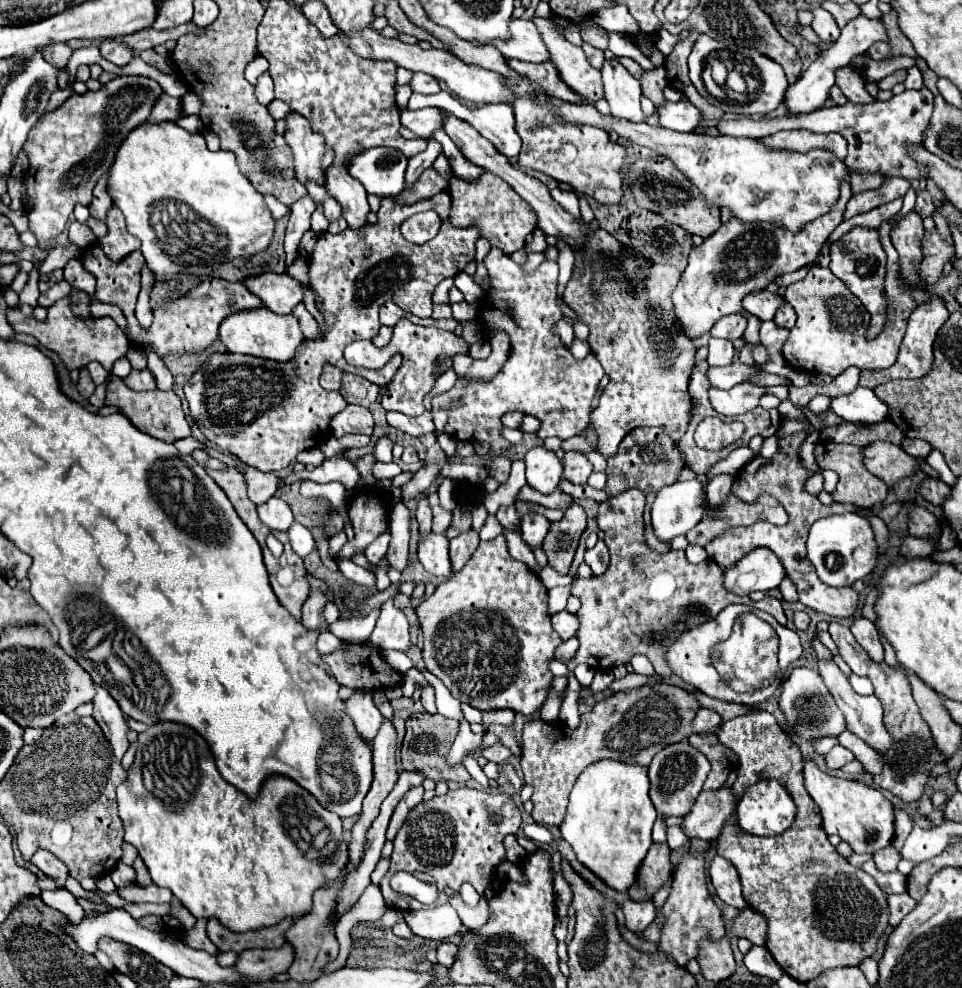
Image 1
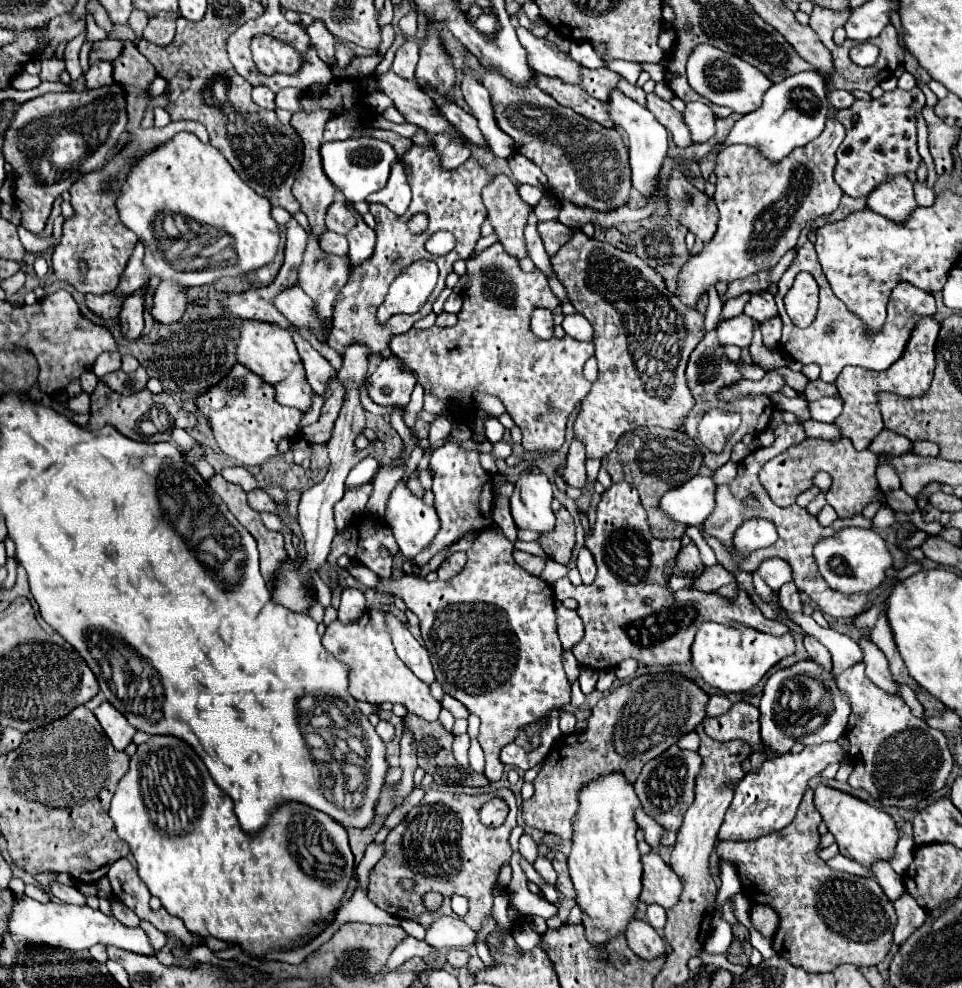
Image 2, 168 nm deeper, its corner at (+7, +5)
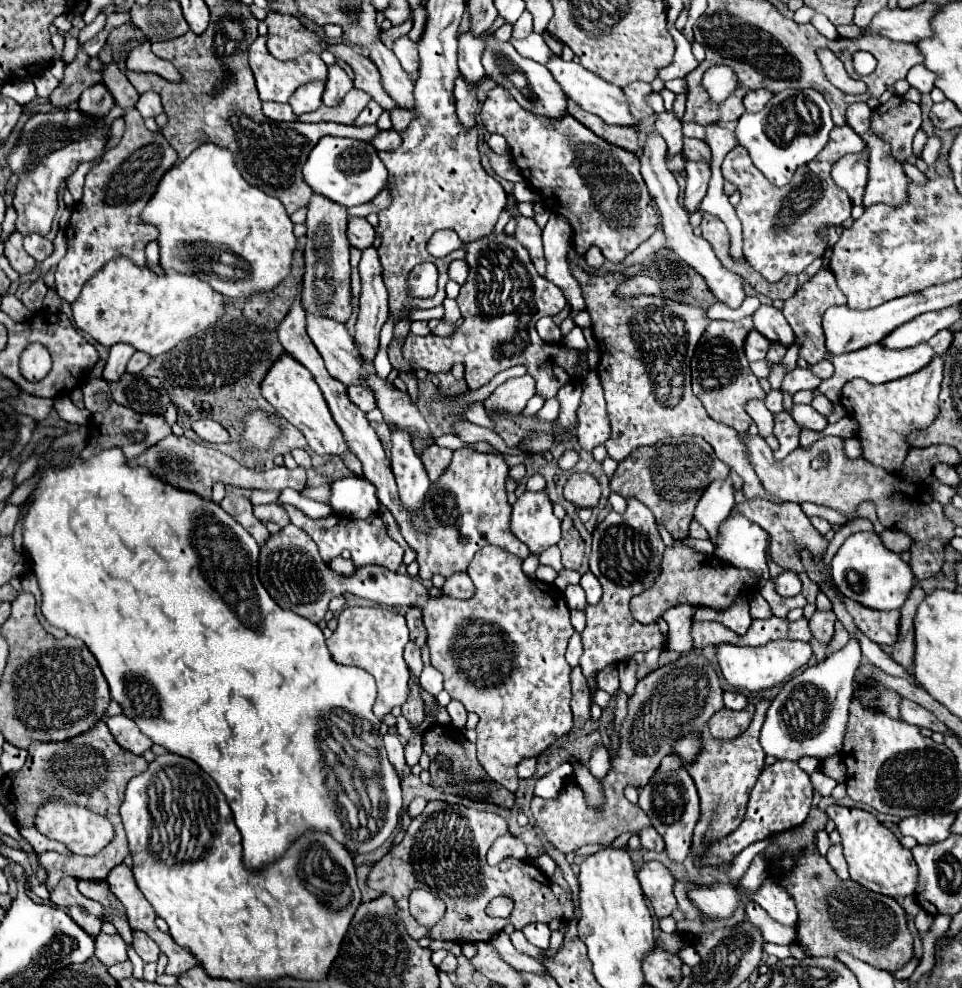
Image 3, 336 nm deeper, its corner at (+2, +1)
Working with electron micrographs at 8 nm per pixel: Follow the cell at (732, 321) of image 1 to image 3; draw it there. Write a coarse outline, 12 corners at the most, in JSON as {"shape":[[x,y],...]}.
{"shape":[[752,330],[744,340],[750,362],[764,360],[770,340]]}

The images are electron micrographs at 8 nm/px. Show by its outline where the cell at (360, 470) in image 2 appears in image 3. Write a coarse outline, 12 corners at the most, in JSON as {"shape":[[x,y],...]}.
{"shape":[[364,476],[332,482],[336,514],[366,518],[380,508],[376,488]]}

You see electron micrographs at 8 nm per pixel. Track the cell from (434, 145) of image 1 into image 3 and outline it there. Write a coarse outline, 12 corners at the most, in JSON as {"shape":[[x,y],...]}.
{"shape":[[384,188],[374,200],[350,208],[352,216],[368,216],[388,208],[392,194]]}

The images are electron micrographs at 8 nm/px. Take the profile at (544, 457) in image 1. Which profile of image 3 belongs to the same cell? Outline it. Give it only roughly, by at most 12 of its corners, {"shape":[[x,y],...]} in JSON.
{"shape":[[546,490],[518,496],[510,530],[530,552],[558,544]]}

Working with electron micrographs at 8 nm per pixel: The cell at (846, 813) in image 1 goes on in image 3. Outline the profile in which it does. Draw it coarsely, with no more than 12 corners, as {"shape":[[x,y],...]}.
{"shape":[[832,804],[852,880],[914,894],[912,852],[878,818]]}

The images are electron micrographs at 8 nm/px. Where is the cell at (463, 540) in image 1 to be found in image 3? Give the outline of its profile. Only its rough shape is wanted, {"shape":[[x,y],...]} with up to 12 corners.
{"shape":[[456,572],[442,590],[454,598],[474,594],[468,572]]}

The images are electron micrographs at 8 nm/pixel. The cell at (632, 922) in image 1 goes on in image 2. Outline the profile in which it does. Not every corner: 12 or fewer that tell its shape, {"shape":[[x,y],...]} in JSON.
{"shape":[[631,920],[629,948],[643,960],[665,954],[665,942],[647,922]]}

